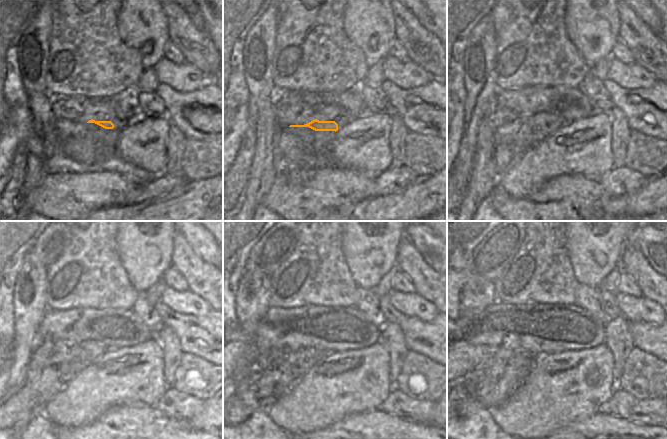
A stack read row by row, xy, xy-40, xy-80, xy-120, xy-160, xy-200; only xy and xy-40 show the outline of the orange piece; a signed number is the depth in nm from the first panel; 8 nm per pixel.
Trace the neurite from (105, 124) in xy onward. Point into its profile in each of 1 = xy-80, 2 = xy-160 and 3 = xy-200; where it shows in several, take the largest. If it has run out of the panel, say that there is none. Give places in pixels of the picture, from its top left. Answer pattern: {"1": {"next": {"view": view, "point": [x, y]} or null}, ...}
{"1": {"next": {"view": "xy-80", "point": [512, 139]}}, "2": {"next": {"view": "xy-160", "point": [274, 372]}}, "3": {"next": {"view": "xy-200", "point": [497, 377]}}}

